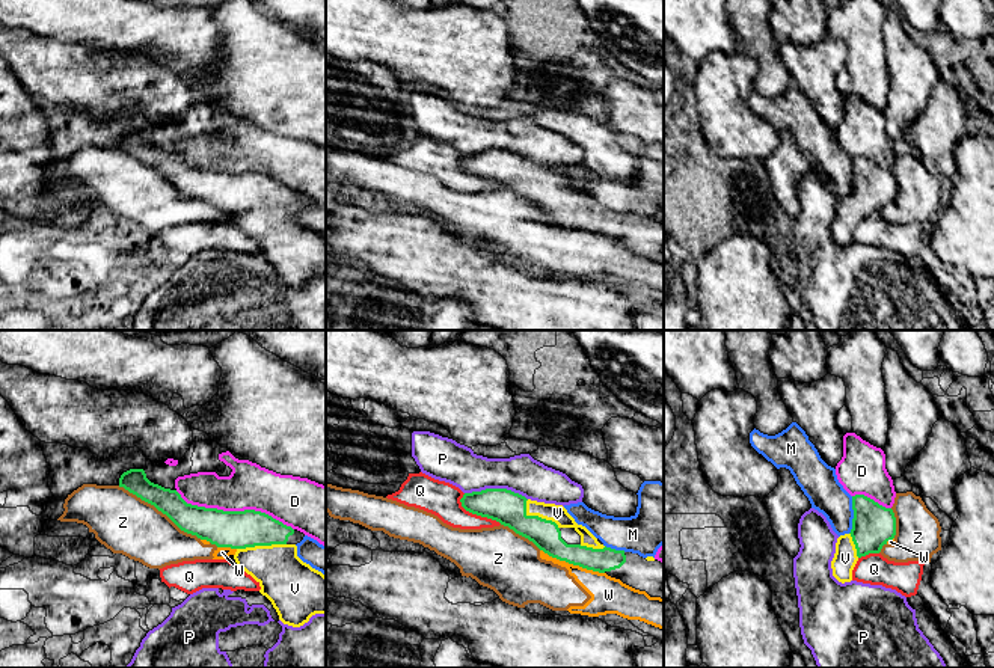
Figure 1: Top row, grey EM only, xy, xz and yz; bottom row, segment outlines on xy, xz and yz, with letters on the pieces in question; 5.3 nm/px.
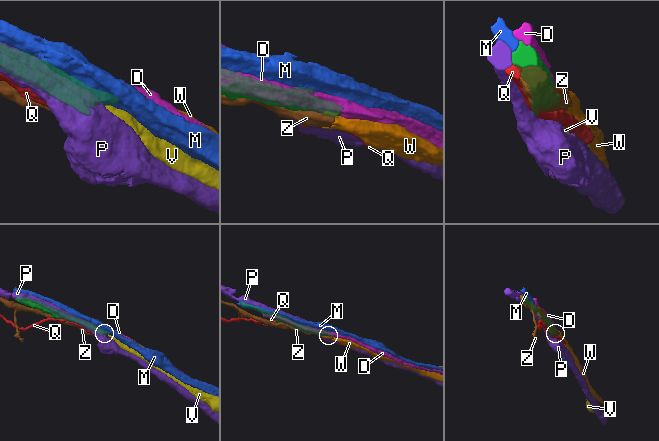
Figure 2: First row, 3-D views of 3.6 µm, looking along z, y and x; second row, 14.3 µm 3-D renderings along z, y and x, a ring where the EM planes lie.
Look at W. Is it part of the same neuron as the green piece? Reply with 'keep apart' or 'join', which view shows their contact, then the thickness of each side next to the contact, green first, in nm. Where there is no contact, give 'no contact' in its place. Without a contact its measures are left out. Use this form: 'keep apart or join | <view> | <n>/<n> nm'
keep apart | xz | 160/180 nm

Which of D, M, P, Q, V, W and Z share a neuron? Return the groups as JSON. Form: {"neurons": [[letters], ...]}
{"neurons": [["D"], ["M"], ["P"], ["Q"], ["V"], ["W", "Z"]]}

